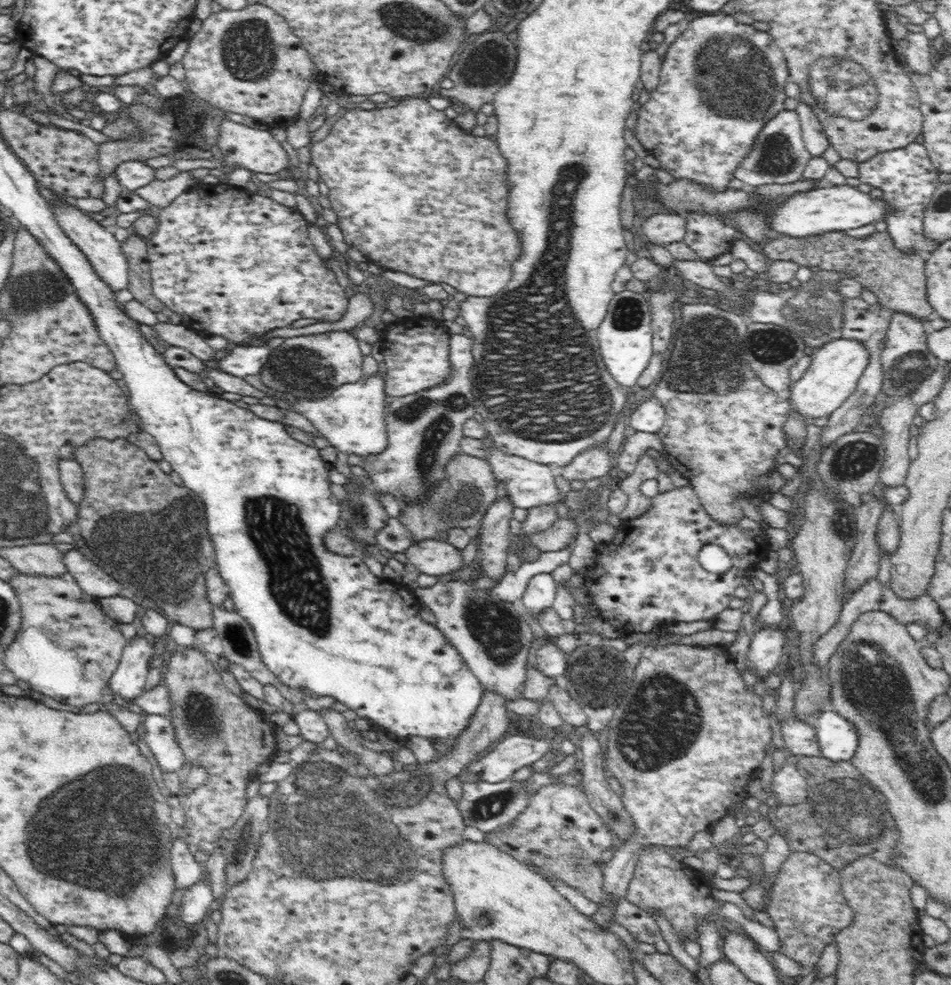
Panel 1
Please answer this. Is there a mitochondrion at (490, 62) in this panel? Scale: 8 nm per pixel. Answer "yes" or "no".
yes

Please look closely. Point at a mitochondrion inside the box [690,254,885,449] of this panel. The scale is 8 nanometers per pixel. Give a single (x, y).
(775, 347)

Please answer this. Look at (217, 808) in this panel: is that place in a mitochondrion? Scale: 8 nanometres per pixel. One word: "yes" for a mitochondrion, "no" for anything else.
no

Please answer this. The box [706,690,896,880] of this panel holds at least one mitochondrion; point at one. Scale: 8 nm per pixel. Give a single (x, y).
(857, 823)

